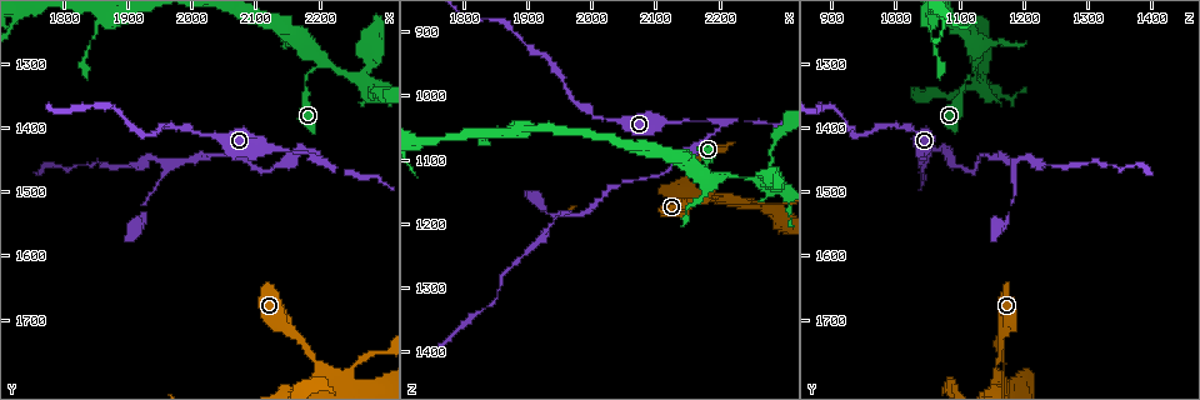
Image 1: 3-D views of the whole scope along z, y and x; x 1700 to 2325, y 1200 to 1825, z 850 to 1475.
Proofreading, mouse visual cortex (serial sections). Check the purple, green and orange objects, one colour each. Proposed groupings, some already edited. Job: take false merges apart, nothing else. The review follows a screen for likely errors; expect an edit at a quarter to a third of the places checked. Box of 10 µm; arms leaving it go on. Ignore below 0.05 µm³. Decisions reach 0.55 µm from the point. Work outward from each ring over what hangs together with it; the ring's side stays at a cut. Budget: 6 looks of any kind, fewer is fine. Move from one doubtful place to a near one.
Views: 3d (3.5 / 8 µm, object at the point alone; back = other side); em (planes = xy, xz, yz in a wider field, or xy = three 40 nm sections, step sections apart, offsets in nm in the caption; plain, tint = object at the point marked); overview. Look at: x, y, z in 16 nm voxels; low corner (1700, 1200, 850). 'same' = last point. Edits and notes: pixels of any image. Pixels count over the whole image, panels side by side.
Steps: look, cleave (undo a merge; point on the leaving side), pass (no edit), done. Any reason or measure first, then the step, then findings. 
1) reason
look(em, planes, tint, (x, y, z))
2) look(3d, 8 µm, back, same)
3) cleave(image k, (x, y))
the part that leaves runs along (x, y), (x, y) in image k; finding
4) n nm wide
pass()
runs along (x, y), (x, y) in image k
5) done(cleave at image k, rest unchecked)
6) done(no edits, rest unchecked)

thick turns thin
look(3d, 3.5 µm, (2195, 1770, 1155))

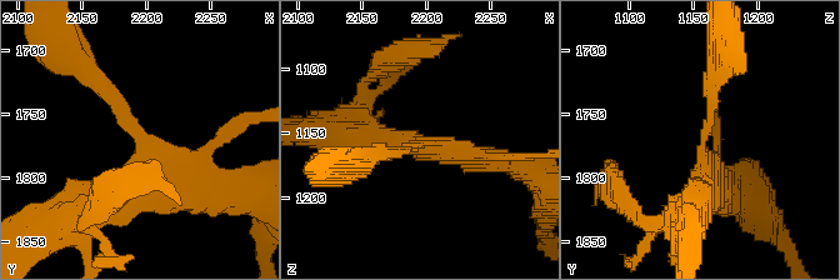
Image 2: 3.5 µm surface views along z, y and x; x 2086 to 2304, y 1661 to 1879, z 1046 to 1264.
4 arms; arms of 250, 300, 300, 350 nm; now the EM
look(em, xy, step 1, tint, (2192, 1768, 1160))

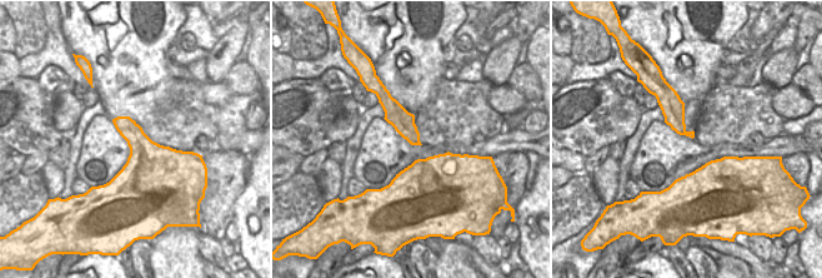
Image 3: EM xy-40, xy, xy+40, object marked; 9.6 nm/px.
look(em, xy, step 5, tint, same)

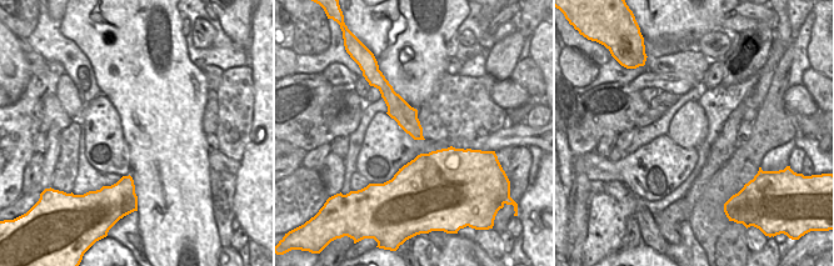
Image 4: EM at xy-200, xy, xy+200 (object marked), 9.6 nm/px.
pass()
all the same cell

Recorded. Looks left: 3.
look(3d, 8 µm, (2265, 1320, 1130))

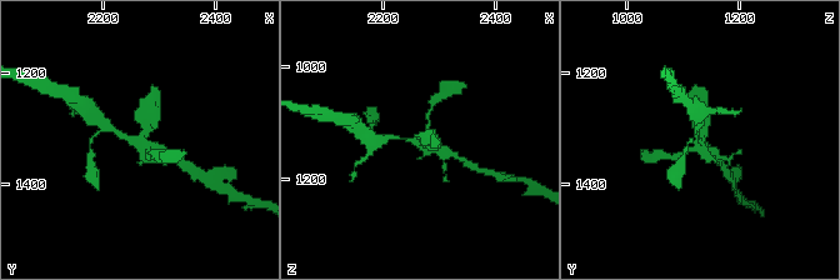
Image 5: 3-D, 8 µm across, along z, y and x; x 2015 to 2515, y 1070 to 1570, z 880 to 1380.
look(3d, 3.5 µm, same)

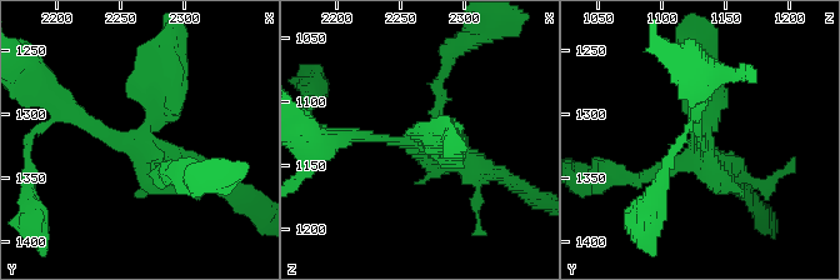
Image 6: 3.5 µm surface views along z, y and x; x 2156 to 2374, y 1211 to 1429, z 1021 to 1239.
need the tissue
look(em, planes, tint, (2268, 1320, 1132))

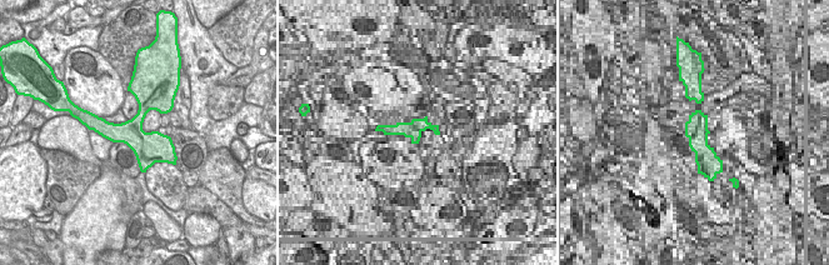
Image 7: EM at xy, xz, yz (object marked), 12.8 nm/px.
pass()
runs along (64, 115), (140, 141), (159, 176) in image 6; continuous, no second cell

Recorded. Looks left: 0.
done(no edits, rest unchecked)

